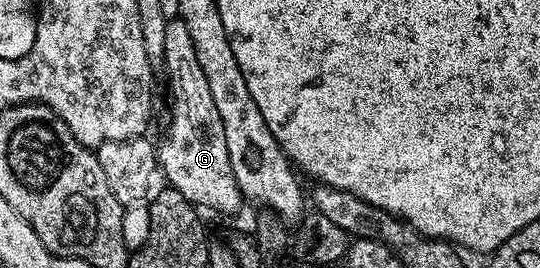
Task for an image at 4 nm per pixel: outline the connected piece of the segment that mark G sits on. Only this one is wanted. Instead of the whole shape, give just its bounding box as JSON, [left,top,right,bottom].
[157,19,243,213]

